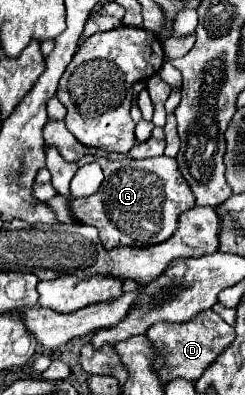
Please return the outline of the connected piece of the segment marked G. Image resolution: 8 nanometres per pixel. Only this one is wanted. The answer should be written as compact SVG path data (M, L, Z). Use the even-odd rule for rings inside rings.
M46 145L44 153L46 153L46 169L52 175L50 183L60 195L68 195L70 179L82 165L90 161L100 163L104 171L104 181L100 189L84 199L74 199L72 207L80 223L92 225L100 231L102 245L108 249L122 245L132 245L132 247L158 245L174 235L174 231L178 229L178 217L196 205L192 199L192 191L188 183L184 183L178 163L172 157L162 155L142 161L130 161L130 159L110 161L96 155L84 155L78 163L68 163L60 157L56 147Z

